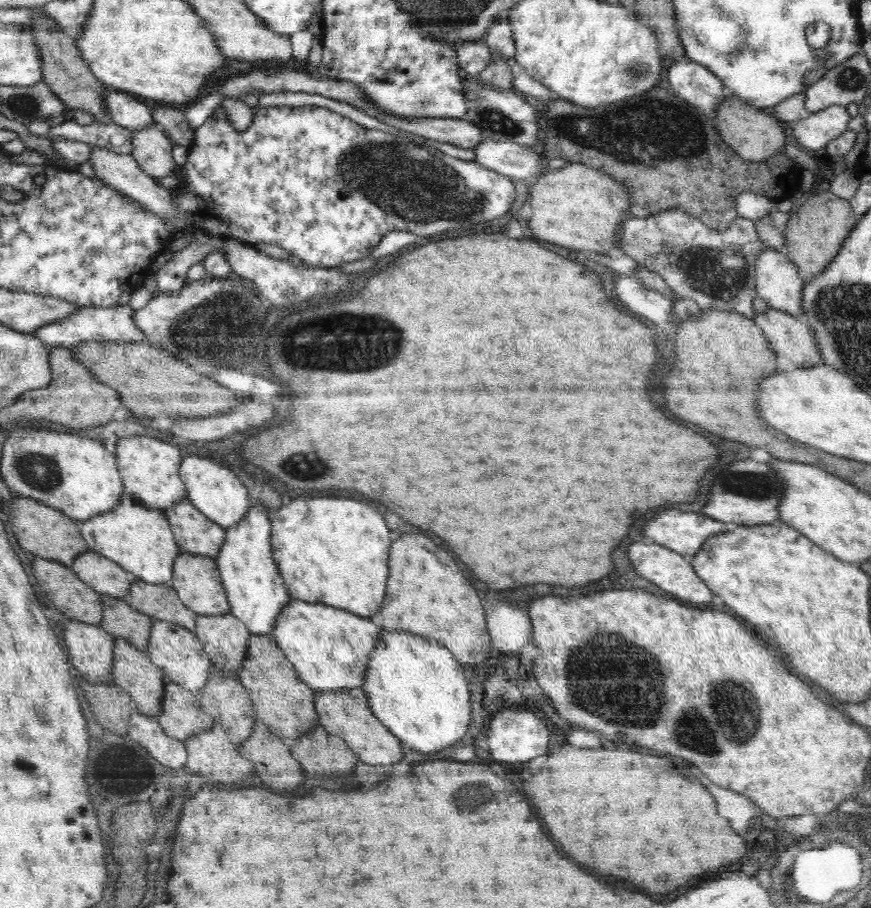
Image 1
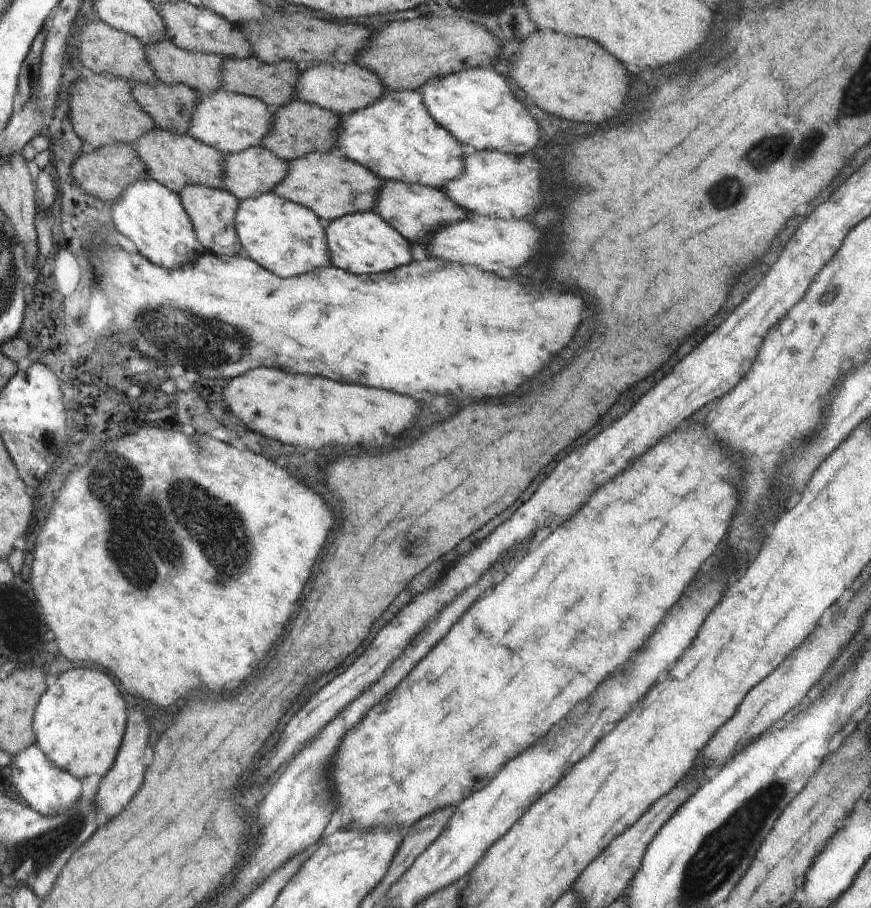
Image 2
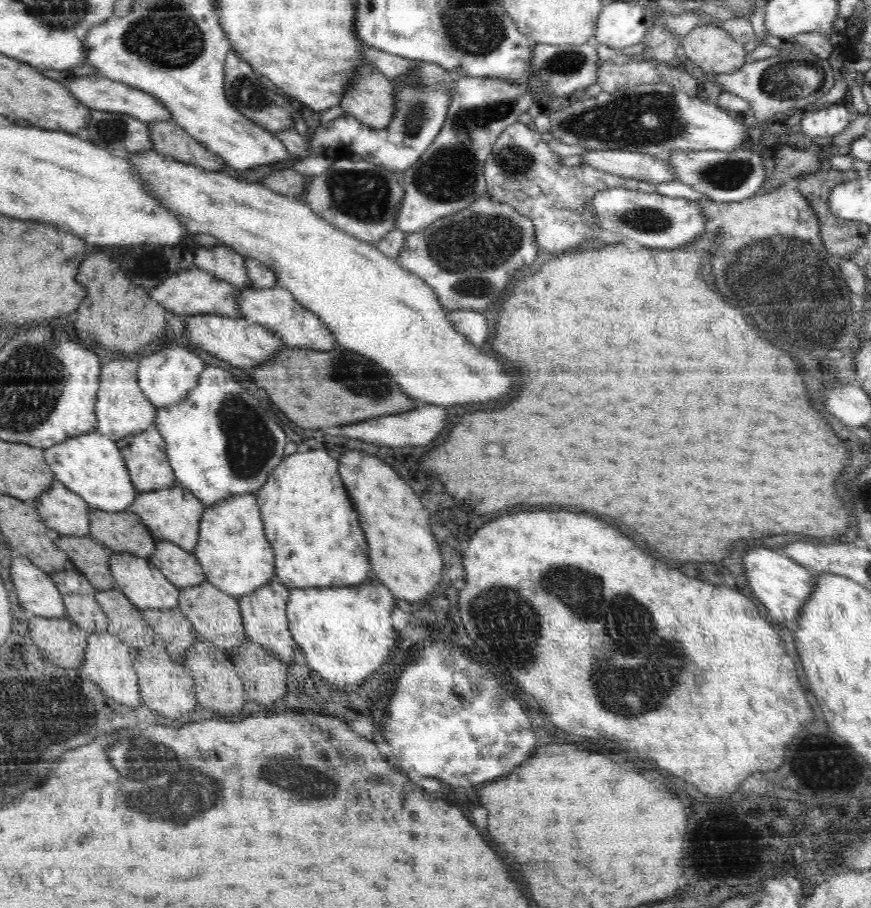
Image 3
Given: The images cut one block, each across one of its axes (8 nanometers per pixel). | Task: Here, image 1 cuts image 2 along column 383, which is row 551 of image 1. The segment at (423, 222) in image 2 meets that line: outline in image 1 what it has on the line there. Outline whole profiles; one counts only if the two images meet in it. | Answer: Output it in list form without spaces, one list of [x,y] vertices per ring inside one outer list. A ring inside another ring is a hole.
[[[184,497],[162,510],[171,526],[180,552],[215,559],[222,550],[226,529],[202,514]]]

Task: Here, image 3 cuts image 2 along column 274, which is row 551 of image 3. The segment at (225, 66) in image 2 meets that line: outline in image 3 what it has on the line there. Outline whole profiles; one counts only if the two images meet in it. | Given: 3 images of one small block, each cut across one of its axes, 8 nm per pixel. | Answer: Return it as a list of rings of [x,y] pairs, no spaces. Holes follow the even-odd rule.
[[[54,533],[54,544],[68,557],[77,572],[96,590],[117,589],[111,573],[111,552],[89,536],[66,536]]]

